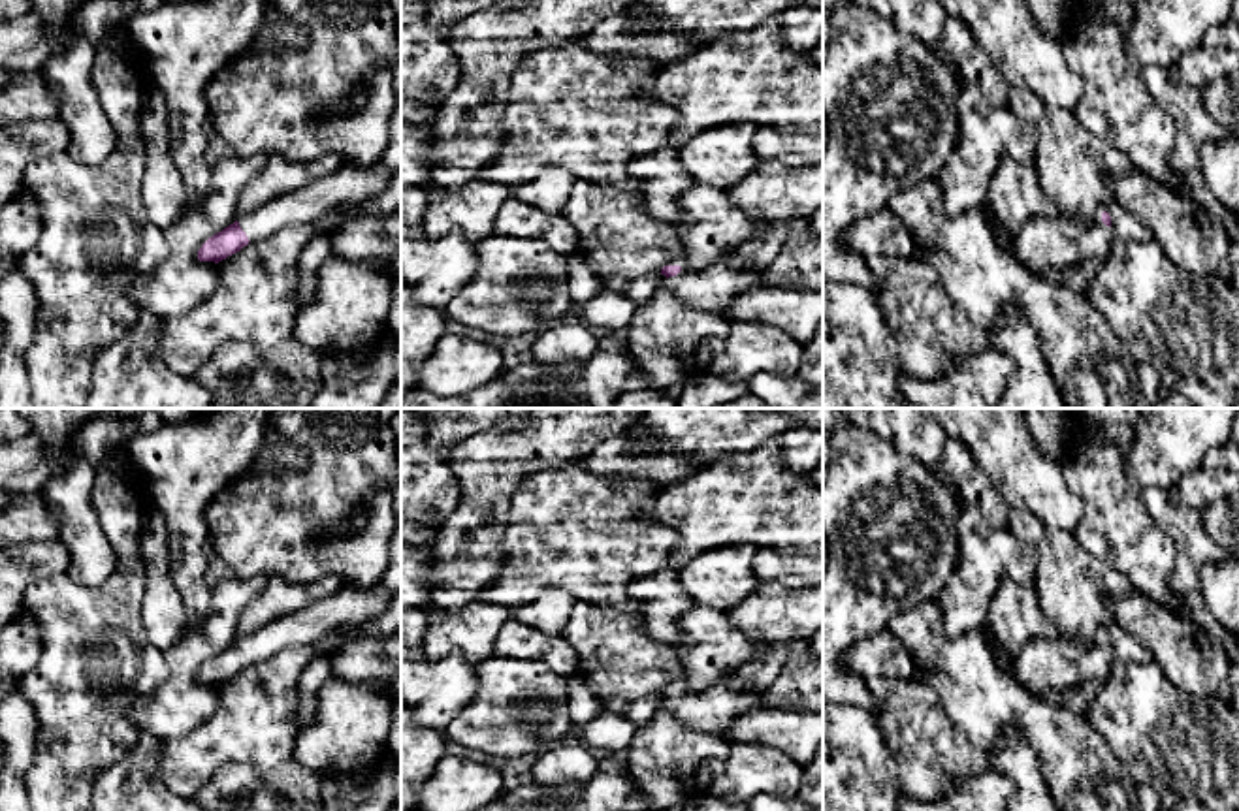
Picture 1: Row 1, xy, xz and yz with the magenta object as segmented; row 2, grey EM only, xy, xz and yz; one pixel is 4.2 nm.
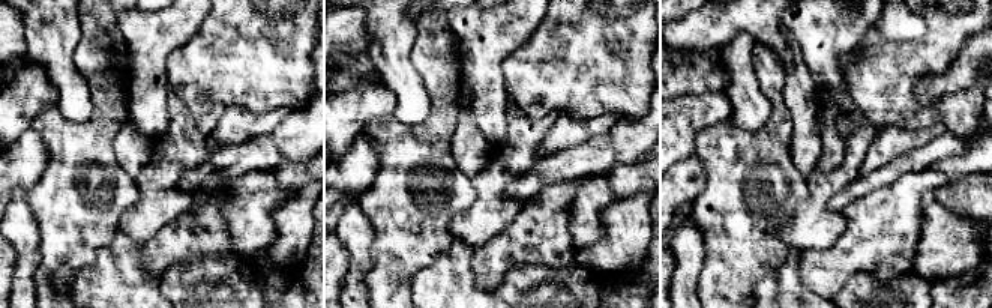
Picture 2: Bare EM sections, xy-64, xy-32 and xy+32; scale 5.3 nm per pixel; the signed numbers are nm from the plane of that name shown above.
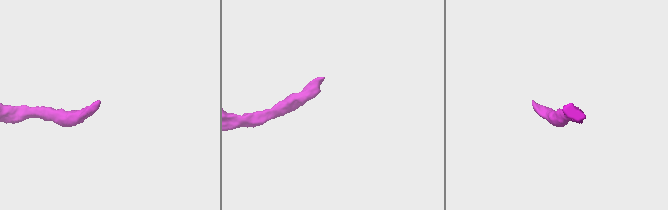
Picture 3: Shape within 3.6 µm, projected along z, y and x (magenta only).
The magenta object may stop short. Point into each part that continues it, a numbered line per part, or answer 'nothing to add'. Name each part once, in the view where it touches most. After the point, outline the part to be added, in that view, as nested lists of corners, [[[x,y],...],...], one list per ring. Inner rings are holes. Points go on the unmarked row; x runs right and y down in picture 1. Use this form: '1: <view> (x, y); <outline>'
1: xy (347, 608); [[[401,519],[388,548],[388,568],[369,589],[343,585],[311,606],[279,617],[273,623],[237,640],[249,662],[258,662],[292,645],[311,645],[339,630],[362,628],[380,615],[401,591]]]

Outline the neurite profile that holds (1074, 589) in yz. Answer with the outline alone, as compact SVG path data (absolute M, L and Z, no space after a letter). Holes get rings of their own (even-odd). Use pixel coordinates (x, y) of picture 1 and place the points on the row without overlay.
M1009 510L1007 529L1036 553L1038 608L1060 636L1092 645L1113 621L1113 600L1134 585L1107 561L1090 555L1073 531L1049 529L1028 510Z

